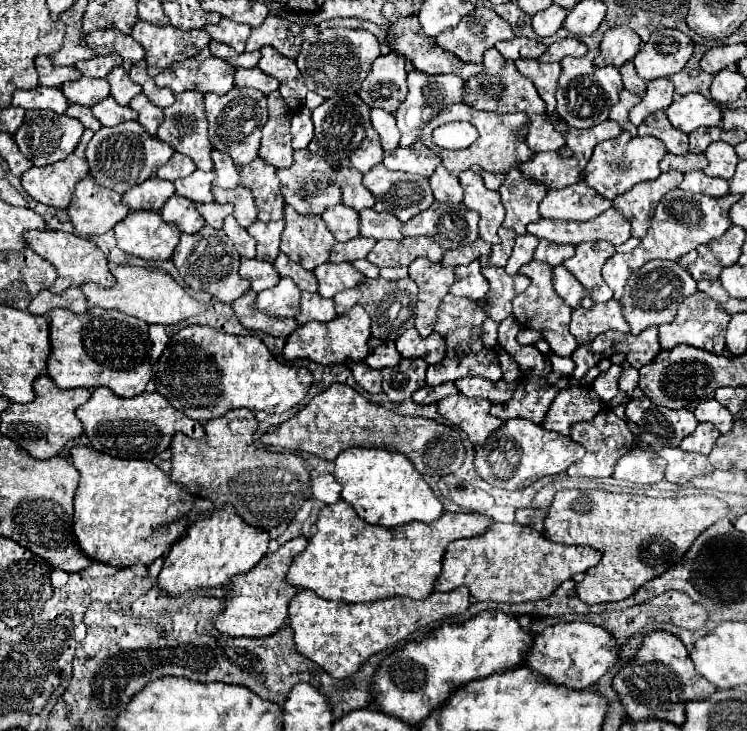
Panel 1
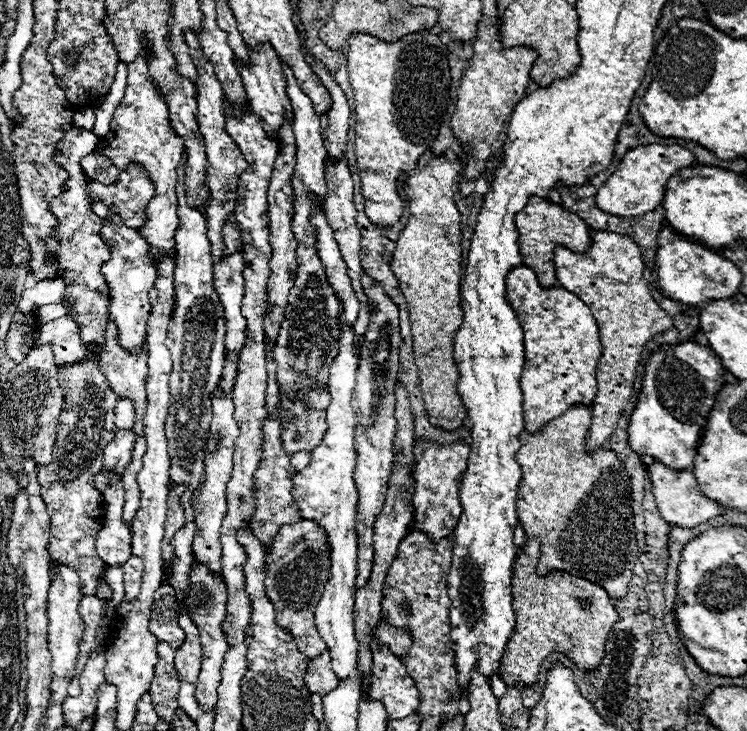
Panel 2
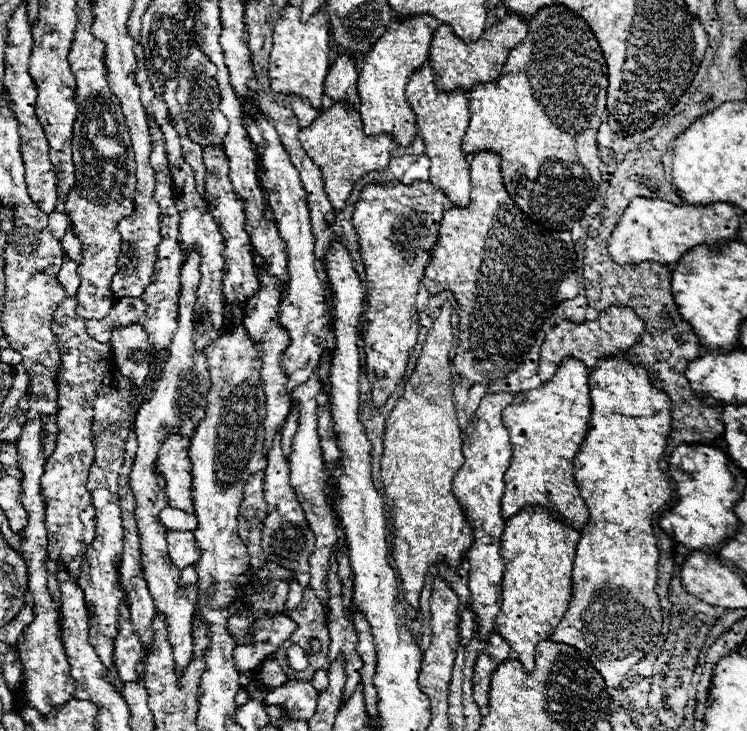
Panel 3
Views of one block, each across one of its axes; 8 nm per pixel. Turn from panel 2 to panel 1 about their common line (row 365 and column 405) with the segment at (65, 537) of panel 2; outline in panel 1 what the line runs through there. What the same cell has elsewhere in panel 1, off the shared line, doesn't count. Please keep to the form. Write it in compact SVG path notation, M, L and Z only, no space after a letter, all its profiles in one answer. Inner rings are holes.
M396 52L388 56L378 56L368 72L358 96L370 108L384 108L388 112L398 110L408 94L406 88L406 66L404 58Z

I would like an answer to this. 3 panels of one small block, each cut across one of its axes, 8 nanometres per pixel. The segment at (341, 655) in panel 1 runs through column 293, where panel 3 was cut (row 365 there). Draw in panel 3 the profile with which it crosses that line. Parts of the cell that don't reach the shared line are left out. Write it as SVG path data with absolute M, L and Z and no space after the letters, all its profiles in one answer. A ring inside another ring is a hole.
M608 358L598 362L598 368L590 372L590 398L592 416L588 436L574 462L576 486L588 506L590 520L580 532L580 542L574 556L570 606L550 640L580 650L580 654L600 672L606 686L616 688L624 680L626 672L638 660L650 654L660 640L662 616L656 594L660 554L652 532L652 518L672 494L668 480L658 468L658 460L672 430L672 418L670 398L652 388L644 368L634 368L624 358Z

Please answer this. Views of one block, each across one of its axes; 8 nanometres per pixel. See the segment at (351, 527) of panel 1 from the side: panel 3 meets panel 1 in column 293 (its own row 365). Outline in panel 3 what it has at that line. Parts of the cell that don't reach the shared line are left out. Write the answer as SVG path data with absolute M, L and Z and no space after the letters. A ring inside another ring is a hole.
M568 358L562 362L556 376L548 384L542 384L536 390L526 390L524 392L526 402L522 402L520 406L508 406L502 412L504 426L508 426L508 432L512 438L512 448L514 448L512 462L504 474L504 484L506 484L504 496L502 496L502 518L504 520L512 518L526 506L530 506L530 508L540 506L540 508L548 508L550 514L554 514L556 518L570 522L576 530L582 530L582 526L588 524L588 516L590 516L588 506L582 500L582 496L576 488L574 474L572 474L574 458L580 452L580 446L588 432L588 420L590 420L590 412L592 412L588 376L590 376L590 370L580 360Z

